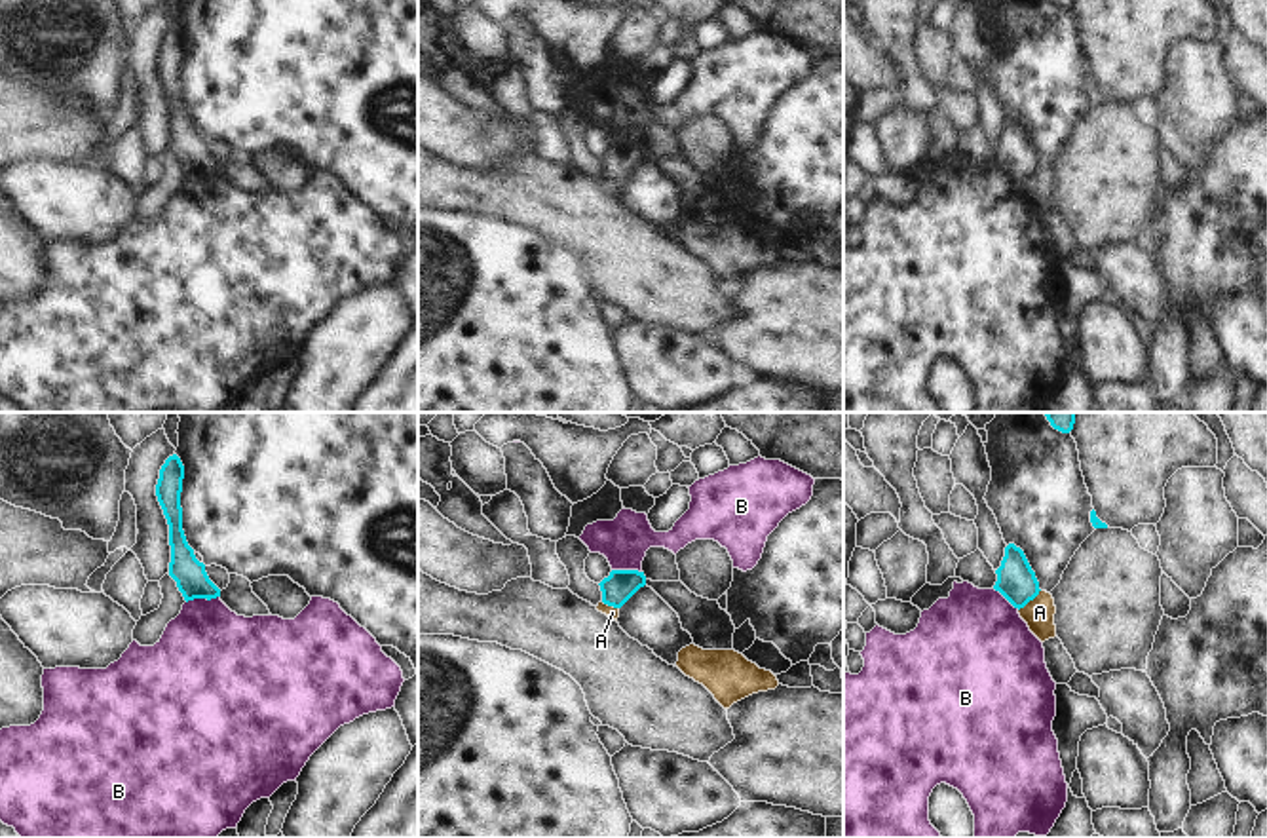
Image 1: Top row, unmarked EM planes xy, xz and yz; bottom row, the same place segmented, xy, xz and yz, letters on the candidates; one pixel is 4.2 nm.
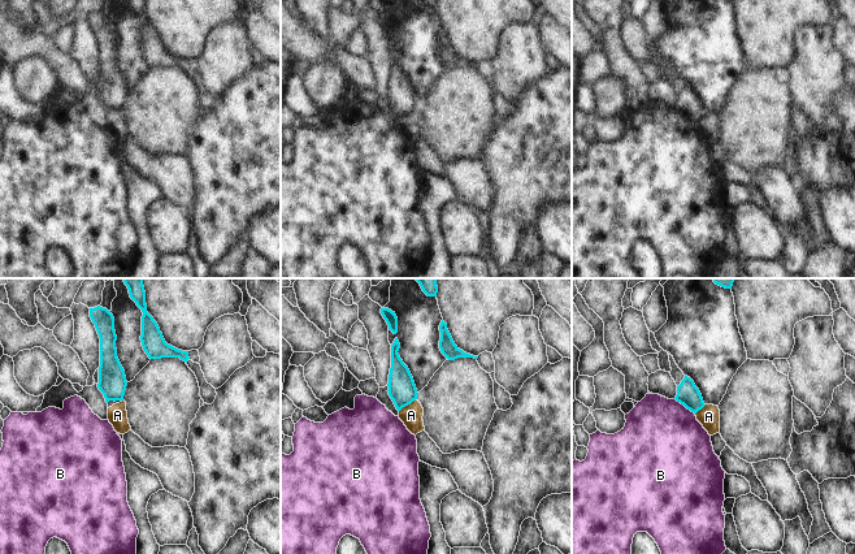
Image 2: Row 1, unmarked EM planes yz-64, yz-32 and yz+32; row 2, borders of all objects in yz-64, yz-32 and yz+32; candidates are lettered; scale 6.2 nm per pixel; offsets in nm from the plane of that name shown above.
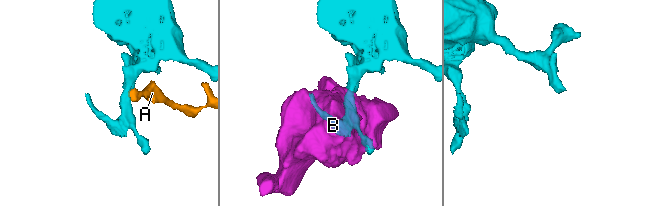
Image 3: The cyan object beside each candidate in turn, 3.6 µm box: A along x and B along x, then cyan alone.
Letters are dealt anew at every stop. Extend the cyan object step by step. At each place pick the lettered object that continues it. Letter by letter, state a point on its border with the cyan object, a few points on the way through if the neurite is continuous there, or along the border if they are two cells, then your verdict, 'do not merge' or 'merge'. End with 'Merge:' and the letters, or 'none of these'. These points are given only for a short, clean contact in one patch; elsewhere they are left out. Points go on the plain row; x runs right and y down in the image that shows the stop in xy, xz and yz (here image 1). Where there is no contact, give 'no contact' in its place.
A: contact yz (1030, 173); border yz (1040, 164), (1019, 185); do not merge
B: contact xy (202, 171); border xy (219, 170), (187, 177); do not merge
Merge: none of these

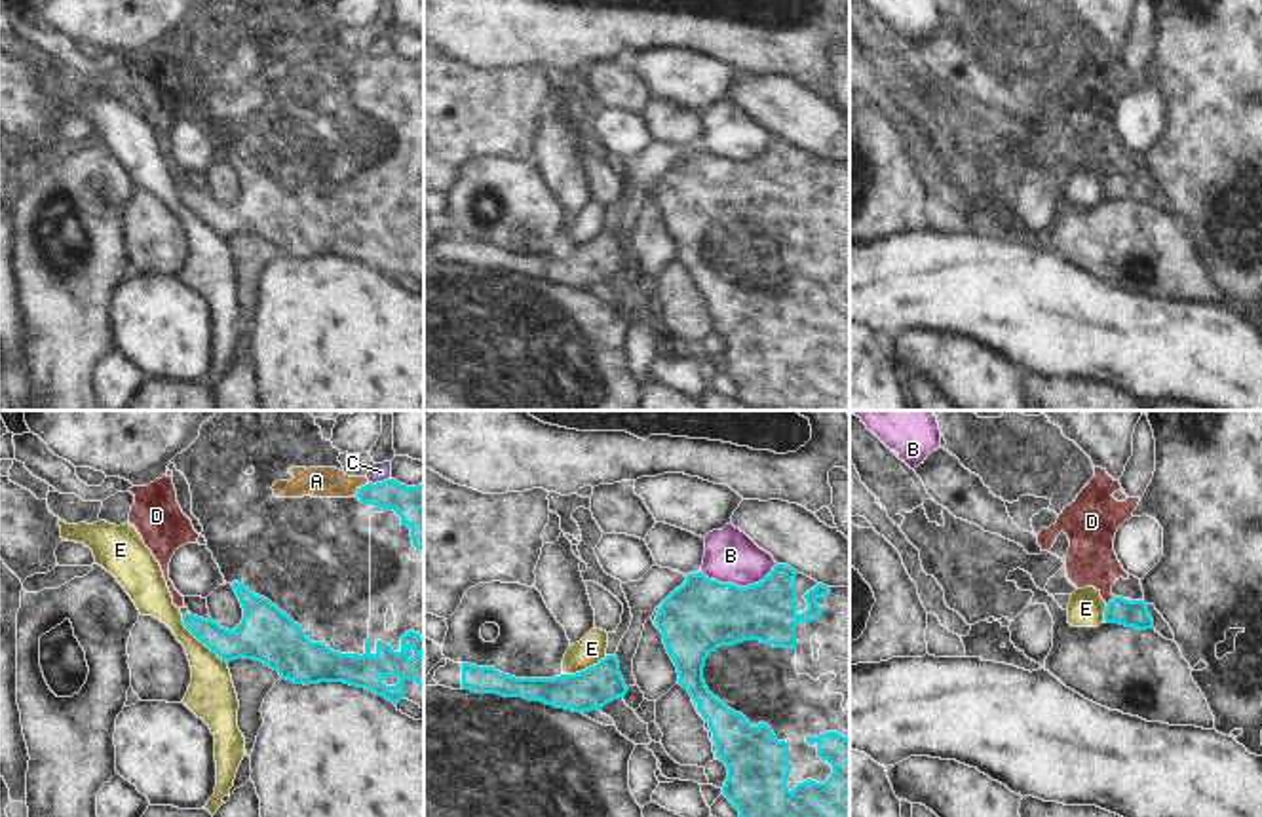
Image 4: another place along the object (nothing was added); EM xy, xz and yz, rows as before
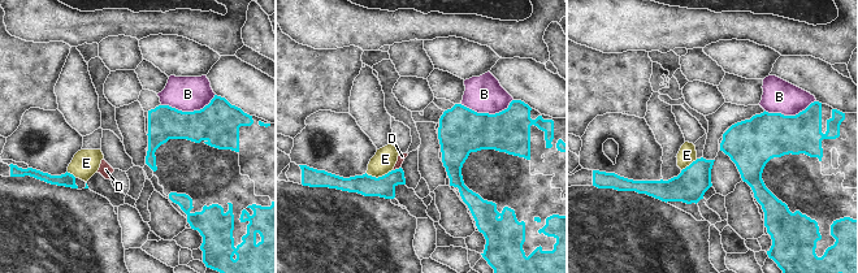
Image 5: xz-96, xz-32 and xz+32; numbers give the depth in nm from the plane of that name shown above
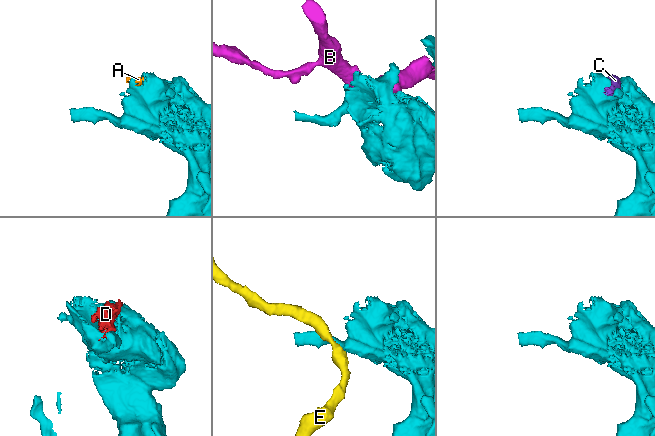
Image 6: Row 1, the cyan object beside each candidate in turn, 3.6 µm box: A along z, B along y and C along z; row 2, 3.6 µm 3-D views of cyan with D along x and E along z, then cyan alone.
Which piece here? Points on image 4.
A: contact xy (362, 61); way xy (417, 80), (362, 61), (316, 56); merge
B: contact xz (736, 160); do not merge
C: contact xy (379, 57); do not merge
D: contact yz (1110, 175); border yz (1116, 171), (1107, 179); do not merge
E: contact xy (202, 215); do not merge
Merge: A

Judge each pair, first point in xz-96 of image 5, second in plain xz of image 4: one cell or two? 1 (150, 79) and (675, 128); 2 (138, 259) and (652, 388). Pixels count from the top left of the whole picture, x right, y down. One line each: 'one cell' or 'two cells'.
1: one cell
2: one cell

